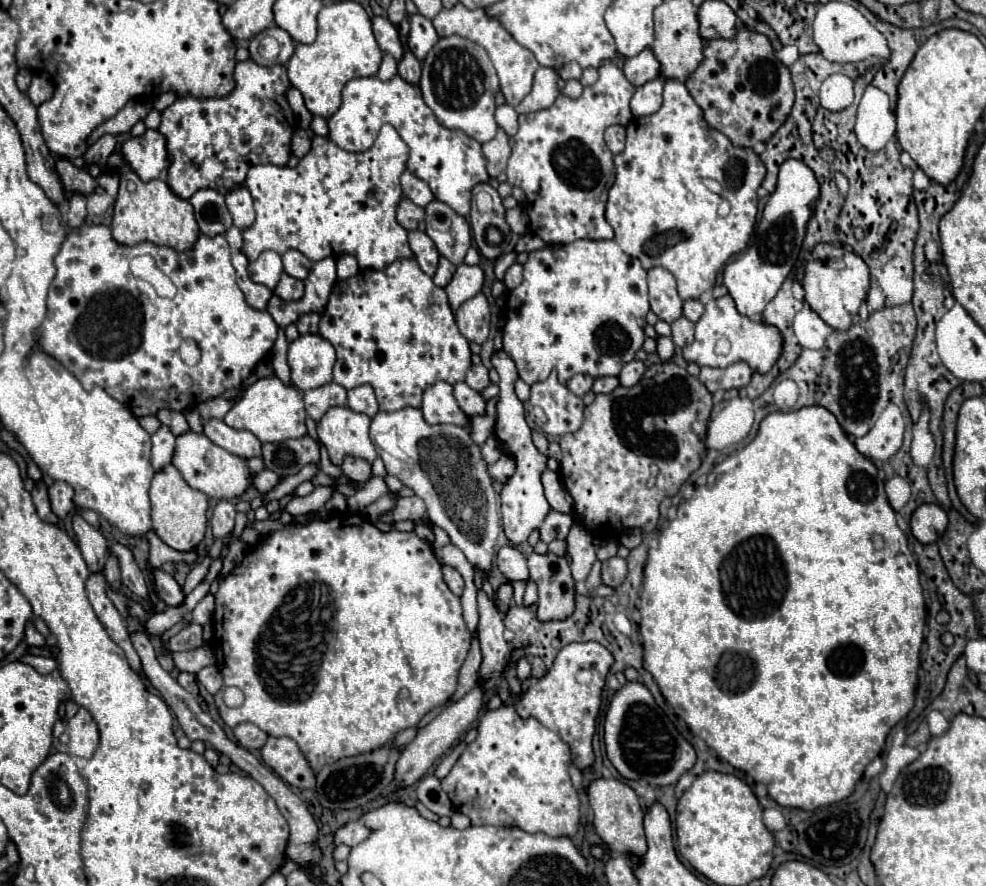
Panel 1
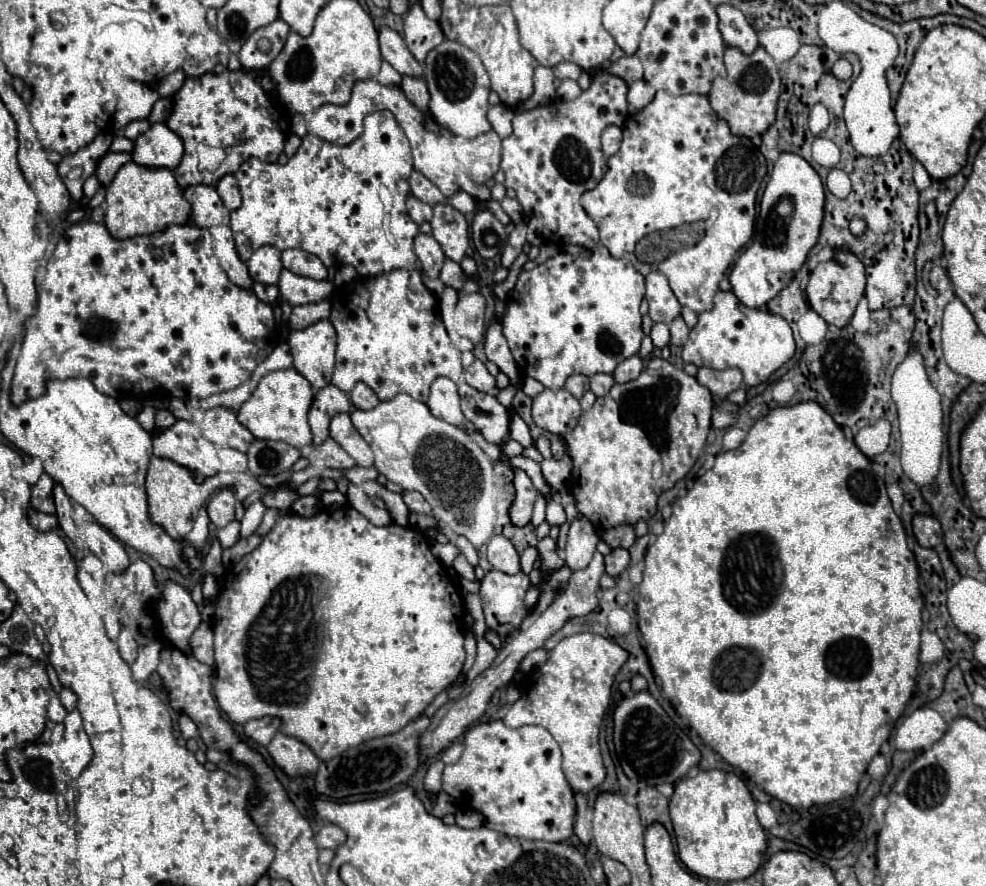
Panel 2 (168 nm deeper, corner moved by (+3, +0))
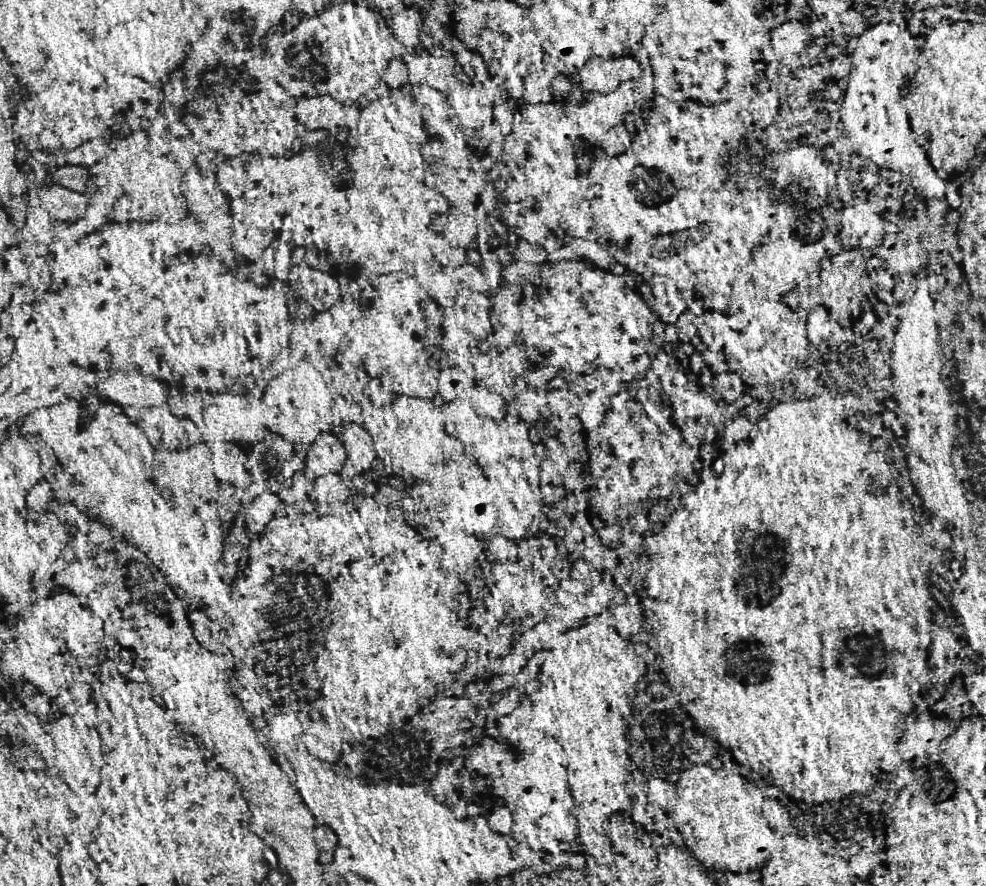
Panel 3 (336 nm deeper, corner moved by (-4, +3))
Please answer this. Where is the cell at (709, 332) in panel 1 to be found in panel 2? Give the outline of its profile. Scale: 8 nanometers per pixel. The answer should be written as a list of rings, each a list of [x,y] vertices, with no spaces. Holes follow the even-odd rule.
[[[718,292],[712,310],[698,314],[698,324],[690,330],[682,360],[714,370],[740,368],[747,387],[758,386],[770,378],[784,362],[794,356],[794,338],[786,320],[764,310],[752,310],[738,302],[734,292]]]

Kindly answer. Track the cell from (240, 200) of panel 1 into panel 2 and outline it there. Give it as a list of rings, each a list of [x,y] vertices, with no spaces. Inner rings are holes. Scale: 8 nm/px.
[[[228,174],[228,176],[224,176],[224,178],[218,182],[216,192],[220,194],[220,198],[222,198],[224,206],[226,206],[230,212],[234,212],[234,210],[238,210],[238,208],[240,208],[240,204],[242,204],[242,196],[240,196],[238,182],[236,182],[236,178],[234,178],[234,176],[230,176],[230,174]]]

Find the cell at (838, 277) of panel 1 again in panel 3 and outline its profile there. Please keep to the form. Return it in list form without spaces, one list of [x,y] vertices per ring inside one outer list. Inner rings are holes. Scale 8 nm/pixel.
[[[847,249],[847,251],[823,258],[820,265],[817,289],[821,293],[823,307],[827,307],[827,311],[831,311],[831,317],[837,321],[837,325],[851,327],[853,321],[859,317],[865,297],[869,293],[869,277],[867,277],[867,269],[865,269],[865,259],[859,251]]]

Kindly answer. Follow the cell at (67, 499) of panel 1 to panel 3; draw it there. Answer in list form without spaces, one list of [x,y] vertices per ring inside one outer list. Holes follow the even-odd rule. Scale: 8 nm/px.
[[[39,477],[37,483],[27,491],[27,509],[41,515],[41,513],[51,511],[51,503],[55,503],[51,487],[49,487],[47,479]]]

